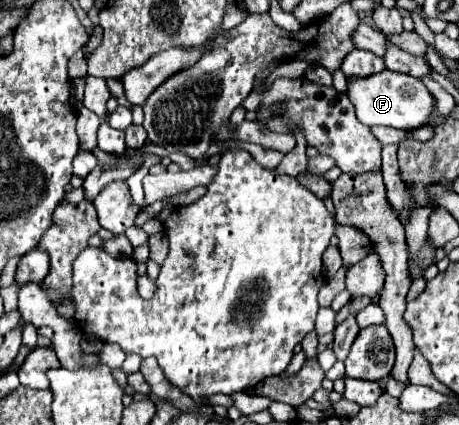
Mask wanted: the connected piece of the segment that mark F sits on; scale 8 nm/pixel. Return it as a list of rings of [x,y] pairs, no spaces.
[[[384,69],[368,77],[348,77],[348,99],[356,107],[358,121],[368,127],[386,125],[412,131],[426,125],[432,109],[432,97],[420,79],[390,69]]]

